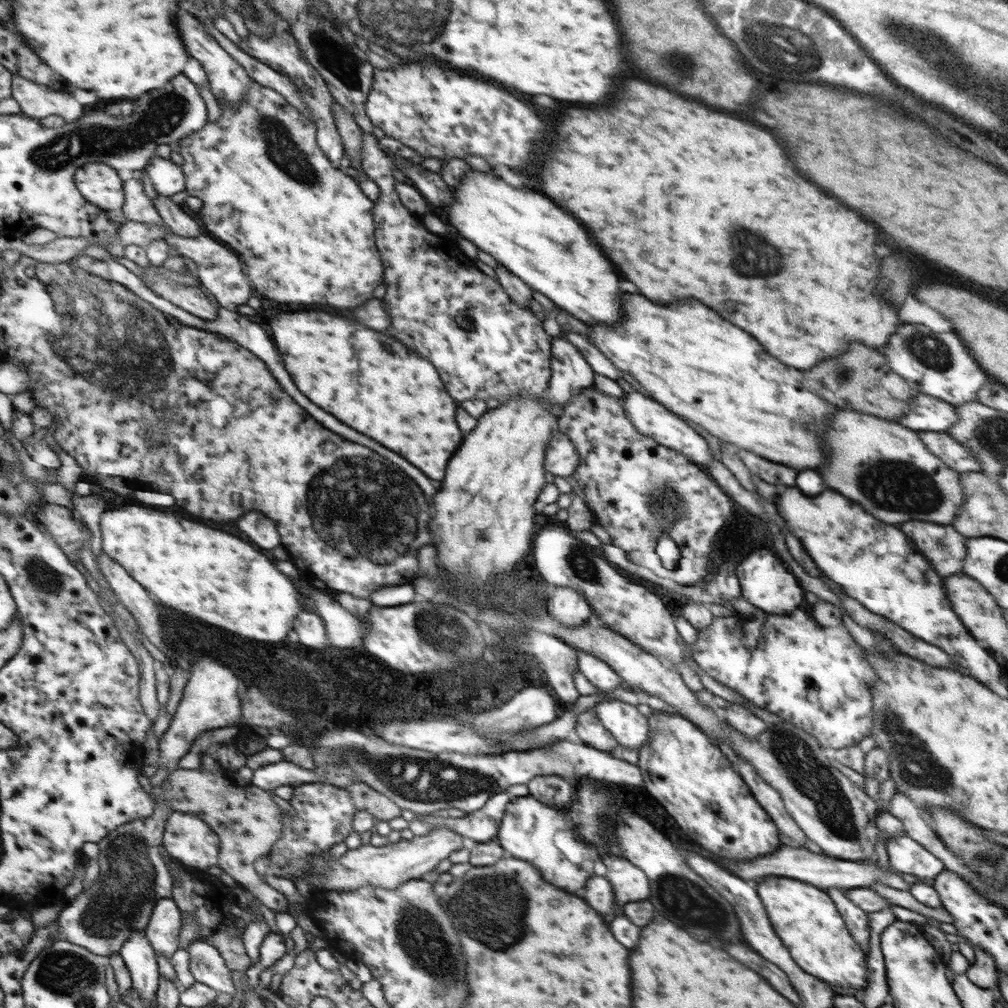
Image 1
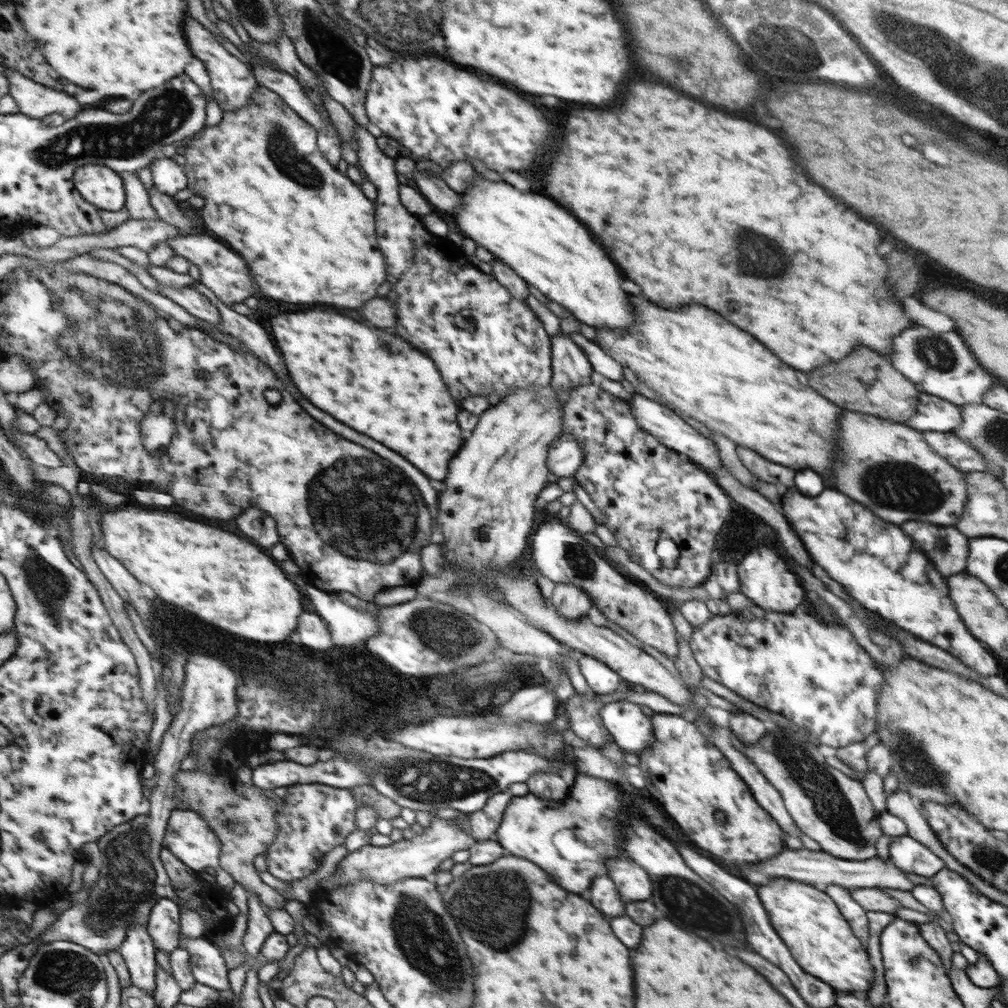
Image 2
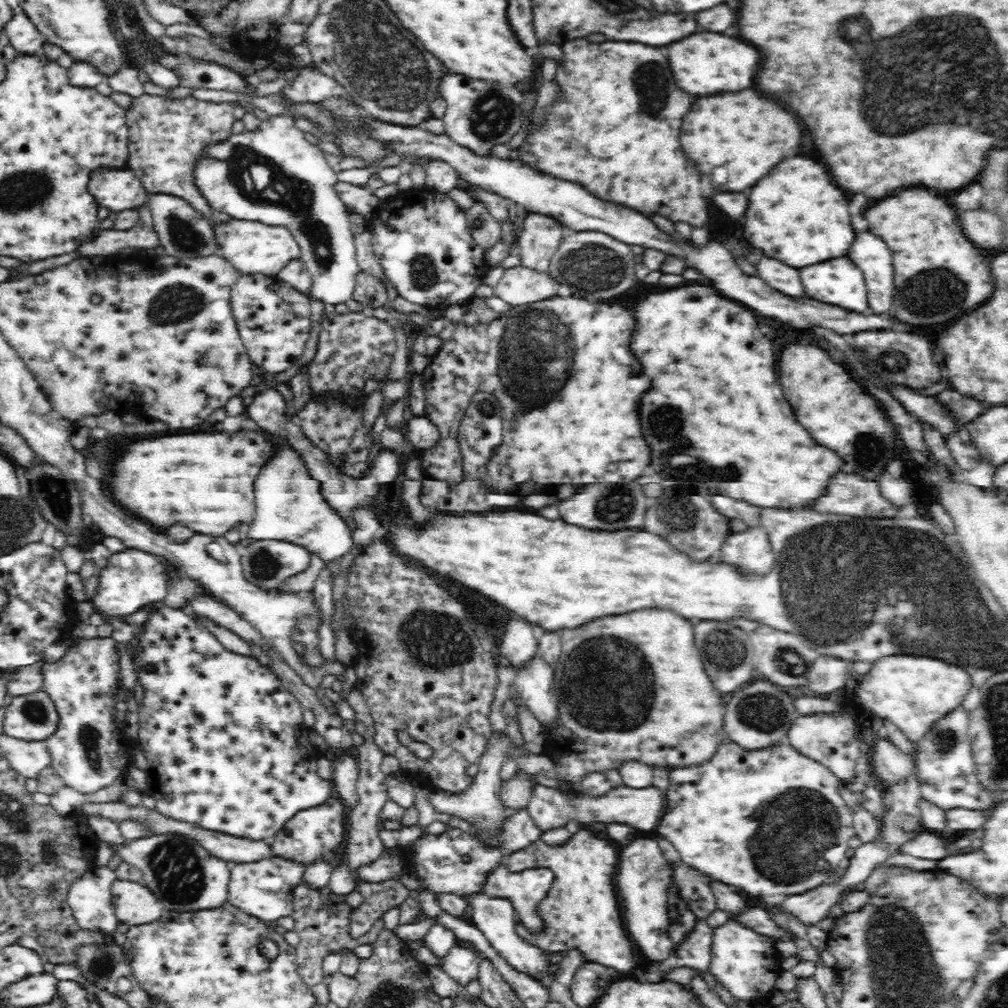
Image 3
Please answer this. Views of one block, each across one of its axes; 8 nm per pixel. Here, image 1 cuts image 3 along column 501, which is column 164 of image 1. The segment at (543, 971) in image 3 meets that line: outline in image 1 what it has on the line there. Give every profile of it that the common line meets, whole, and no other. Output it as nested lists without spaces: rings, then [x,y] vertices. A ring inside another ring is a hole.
[[[162,898],[155,905],[145,931],[158,956],[171,959],[181,949],[182,912],[174,898]]]

